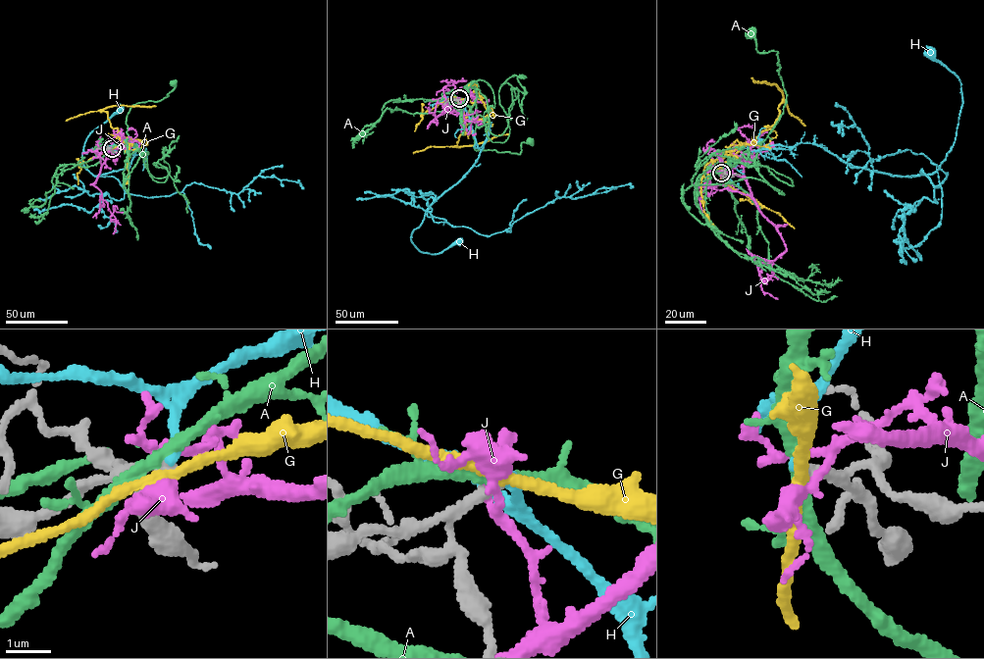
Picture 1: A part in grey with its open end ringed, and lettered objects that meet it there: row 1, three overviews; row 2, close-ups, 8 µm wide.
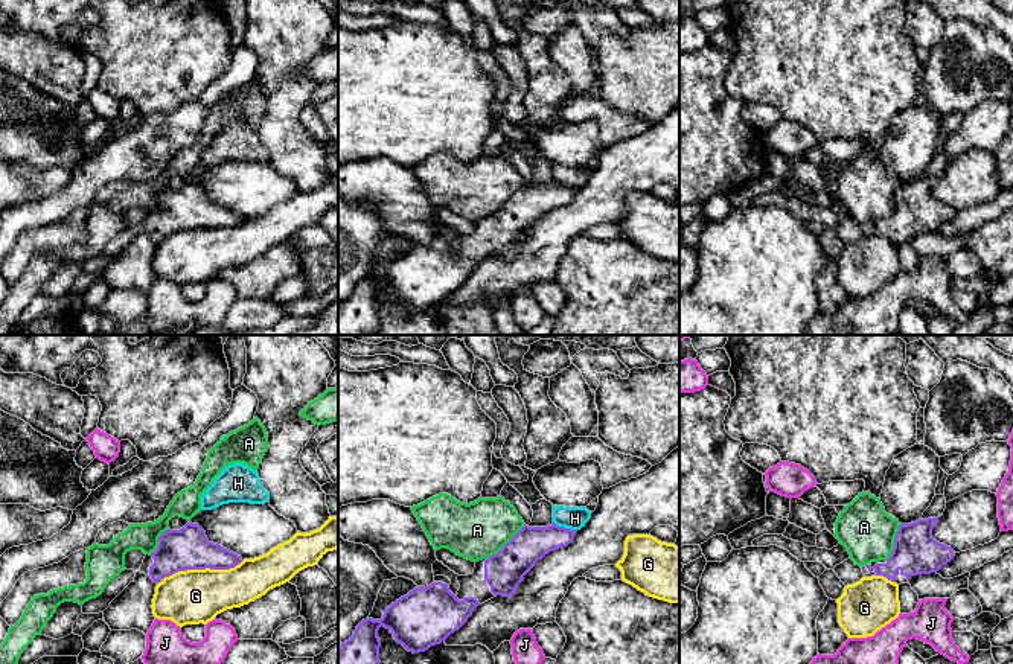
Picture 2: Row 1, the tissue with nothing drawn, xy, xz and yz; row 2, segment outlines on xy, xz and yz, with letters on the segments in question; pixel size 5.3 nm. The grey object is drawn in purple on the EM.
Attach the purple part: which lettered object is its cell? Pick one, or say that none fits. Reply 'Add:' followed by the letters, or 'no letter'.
Add: no letter

